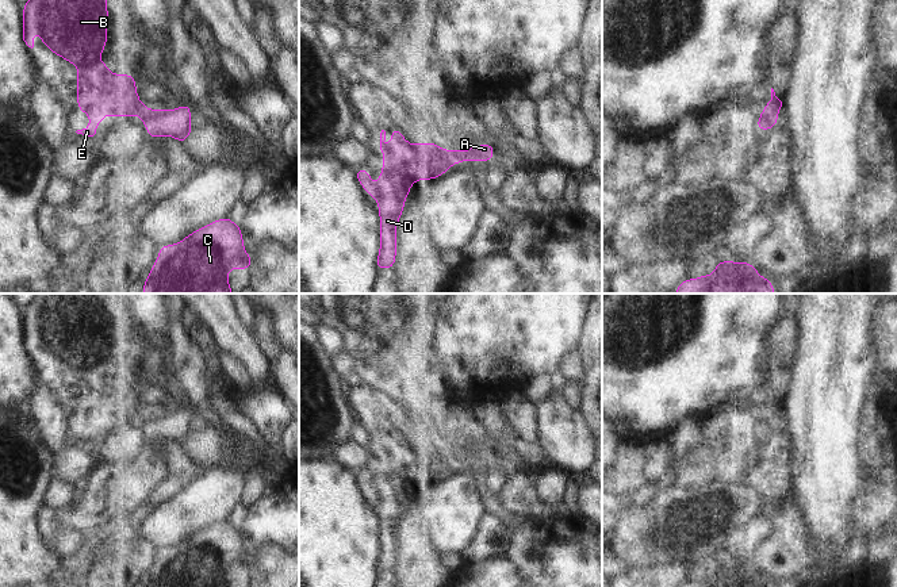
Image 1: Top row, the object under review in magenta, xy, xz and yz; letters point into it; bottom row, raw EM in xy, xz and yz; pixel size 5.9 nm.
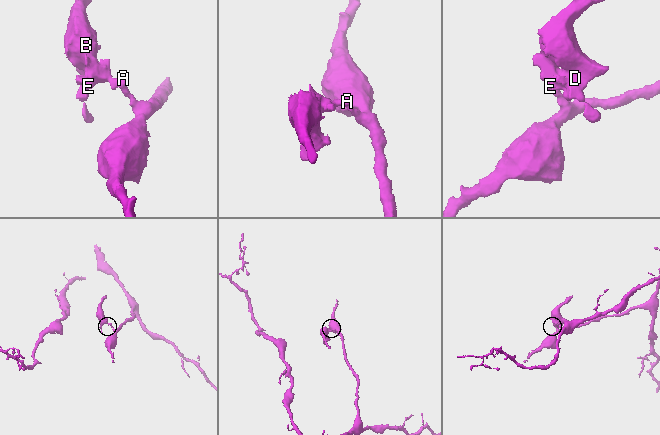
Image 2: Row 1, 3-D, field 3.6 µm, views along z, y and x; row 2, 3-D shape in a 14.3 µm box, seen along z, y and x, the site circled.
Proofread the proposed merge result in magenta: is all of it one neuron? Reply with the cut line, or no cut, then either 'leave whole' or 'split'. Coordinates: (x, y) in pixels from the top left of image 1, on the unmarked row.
cut yz (763, 413), (775, 418); split

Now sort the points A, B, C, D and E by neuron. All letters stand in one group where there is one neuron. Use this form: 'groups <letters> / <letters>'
groups A C / B D E

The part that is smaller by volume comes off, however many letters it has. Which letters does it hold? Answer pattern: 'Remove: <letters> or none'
Remove: B, D, E

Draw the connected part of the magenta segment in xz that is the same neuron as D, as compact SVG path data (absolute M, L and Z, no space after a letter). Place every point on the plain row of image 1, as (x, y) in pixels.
M394 430L390 438L395 444L386 448L386 434L380 436L380 453L387 459L380 463L384 473L376 488L371 487L371 476L356 472L356 483L372 502L377 502L380 521L380 553L376 572L391 572L396 564L396 526L405 513L405 503L410 490L417 483L434 483L453 468L452 460L437 446L410 448L399 430Z

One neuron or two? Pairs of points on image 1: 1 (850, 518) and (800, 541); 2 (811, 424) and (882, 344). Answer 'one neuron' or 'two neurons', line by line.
1: one neuron
2: two neurons

